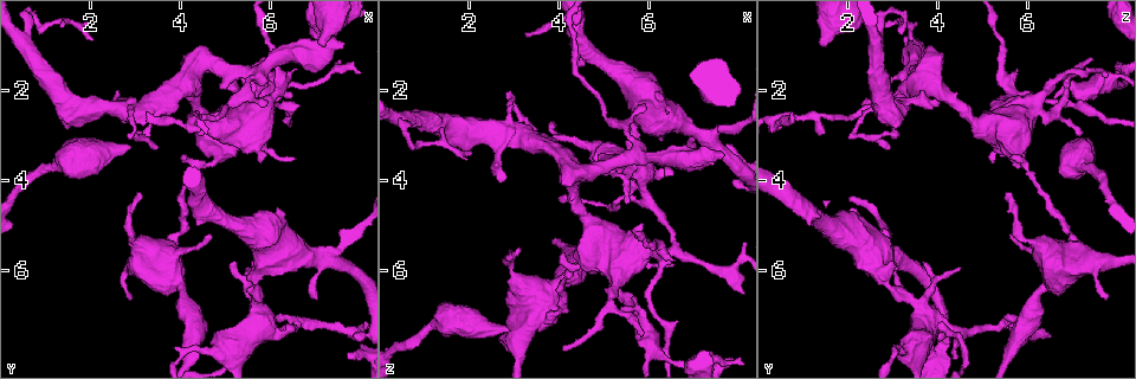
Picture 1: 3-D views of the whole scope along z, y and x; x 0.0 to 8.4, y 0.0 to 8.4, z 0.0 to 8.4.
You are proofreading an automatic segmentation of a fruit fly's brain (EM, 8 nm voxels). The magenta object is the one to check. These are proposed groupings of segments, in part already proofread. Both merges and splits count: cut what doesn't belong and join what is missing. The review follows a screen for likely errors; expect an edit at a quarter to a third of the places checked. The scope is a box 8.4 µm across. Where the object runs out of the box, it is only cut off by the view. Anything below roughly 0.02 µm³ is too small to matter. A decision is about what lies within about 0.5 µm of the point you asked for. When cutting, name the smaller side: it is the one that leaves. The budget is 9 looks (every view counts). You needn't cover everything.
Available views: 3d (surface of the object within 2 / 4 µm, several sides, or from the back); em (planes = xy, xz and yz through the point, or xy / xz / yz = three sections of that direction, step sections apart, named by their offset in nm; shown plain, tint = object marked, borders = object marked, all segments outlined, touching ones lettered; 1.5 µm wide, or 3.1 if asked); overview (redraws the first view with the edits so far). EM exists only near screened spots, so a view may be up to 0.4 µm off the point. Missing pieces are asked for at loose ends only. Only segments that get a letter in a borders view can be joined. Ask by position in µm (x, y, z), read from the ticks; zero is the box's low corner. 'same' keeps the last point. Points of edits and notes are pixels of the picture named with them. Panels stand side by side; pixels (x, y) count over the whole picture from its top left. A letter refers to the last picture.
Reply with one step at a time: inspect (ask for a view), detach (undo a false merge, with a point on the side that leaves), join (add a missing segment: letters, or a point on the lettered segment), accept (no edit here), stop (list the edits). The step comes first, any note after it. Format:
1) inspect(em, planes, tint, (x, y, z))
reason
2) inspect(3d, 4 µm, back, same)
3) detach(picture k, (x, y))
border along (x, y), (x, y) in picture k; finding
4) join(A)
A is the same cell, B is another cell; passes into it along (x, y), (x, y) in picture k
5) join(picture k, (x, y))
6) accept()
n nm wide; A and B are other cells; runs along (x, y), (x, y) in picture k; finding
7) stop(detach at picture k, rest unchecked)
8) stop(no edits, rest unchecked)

inspect(em, planes, tint, (4.55, 3.65, 5.80))
thick turns thin

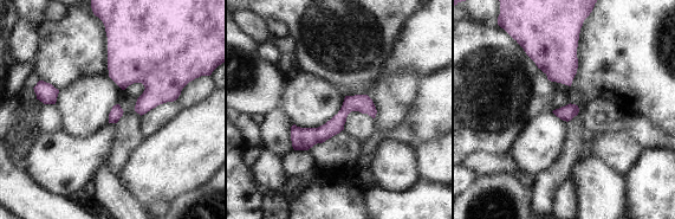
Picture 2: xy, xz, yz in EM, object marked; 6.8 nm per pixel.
inspect(em, planes, borders, same)
see the neighbours

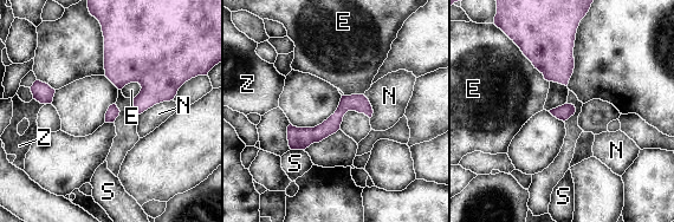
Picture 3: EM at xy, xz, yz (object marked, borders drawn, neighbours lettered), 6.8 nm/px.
accept()
90 nm wide; E, N, S and Z are other cells; runs along (365, 102), (292, 145) in picture 3; one neuron here

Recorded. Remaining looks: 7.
inspect(em, planes, borders, (6.15, 2.05, 5.65))

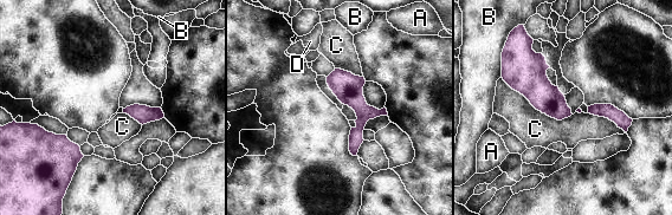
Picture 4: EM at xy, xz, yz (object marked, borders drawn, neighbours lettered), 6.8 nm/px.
accept()
A, B, C and D are other cells; border along (502, 77), (542, 112), (572, 115) in picture 4; all the same neuron

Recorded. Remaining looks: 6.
inspect(em, xy, step 4, tint, (3.75, 5.55, 6.95))
calibre changes

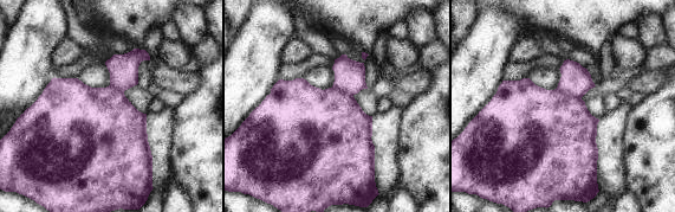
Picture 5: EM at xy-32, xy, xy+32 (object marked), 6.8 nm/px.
inspect(em, planes, borders, same)
another direction

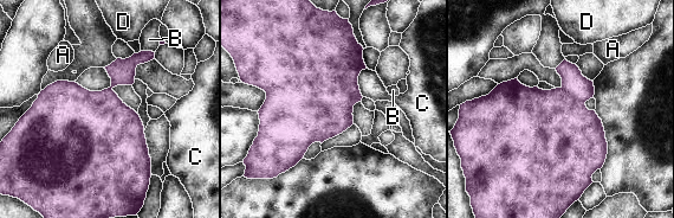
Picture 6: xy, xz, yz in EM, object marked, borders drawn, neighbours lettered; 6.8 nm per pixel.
detach(picture 6, (572, 81))
550 nm wide; A, B, C and D are other cells; a second neuron is stuck on

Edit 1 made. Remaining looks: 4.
stop(detach at picture 6, rest unchecked)

